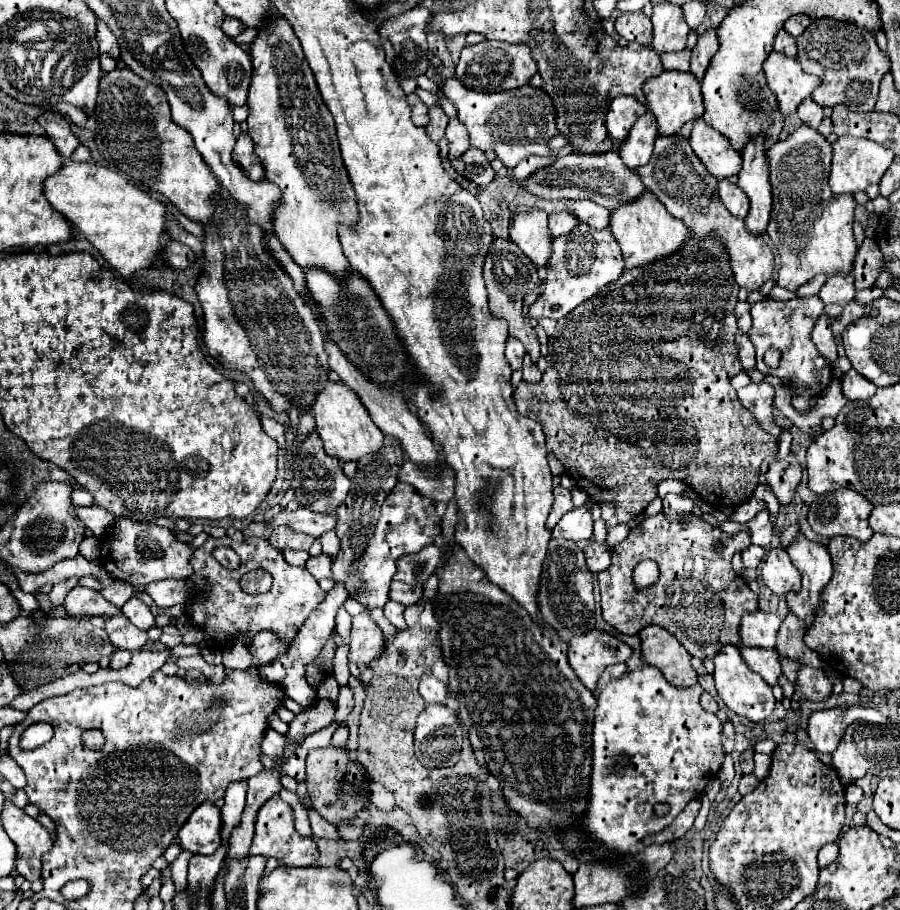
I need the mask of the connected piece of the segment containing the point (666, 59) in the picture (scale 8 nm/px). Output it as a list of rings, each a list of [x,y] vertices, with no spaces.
[[[680,50],[680,52],[662,52],[662,64],[664,70],[680,70],[686,72],[690,68],[690,50]]]

